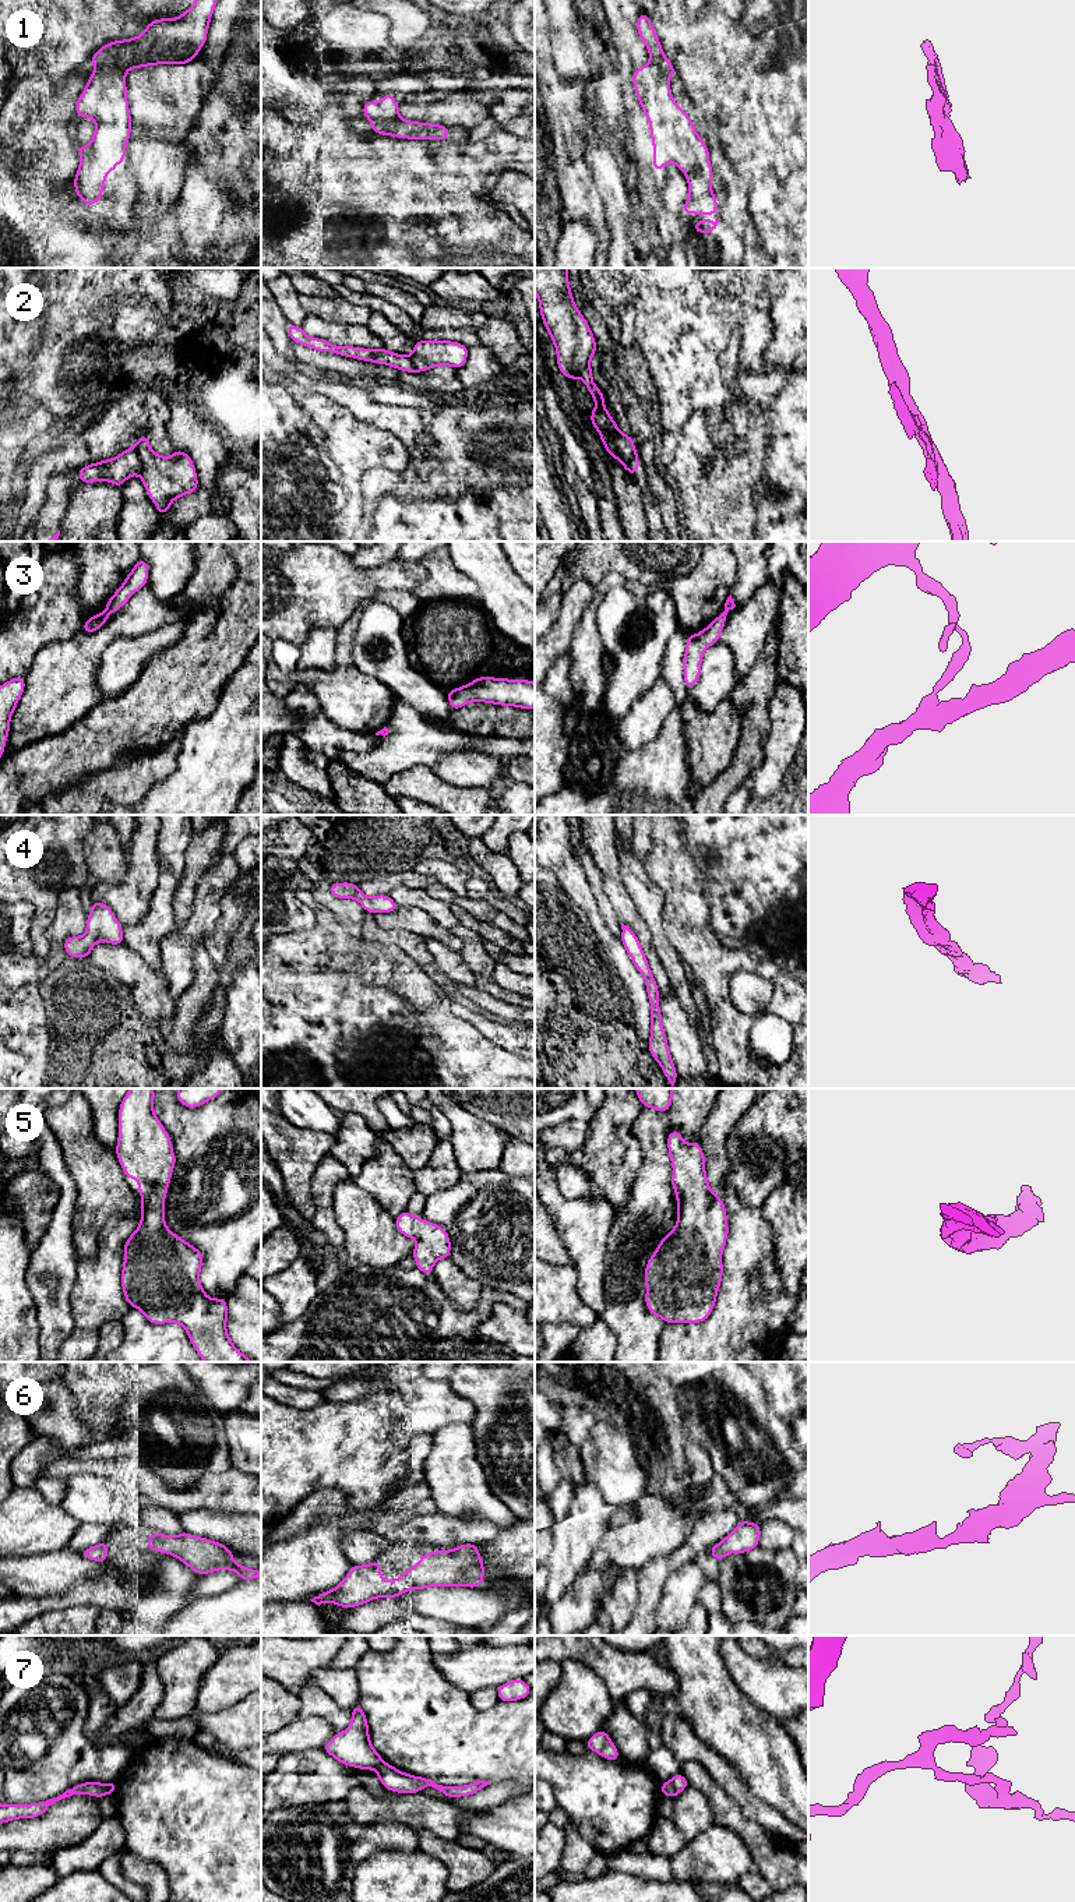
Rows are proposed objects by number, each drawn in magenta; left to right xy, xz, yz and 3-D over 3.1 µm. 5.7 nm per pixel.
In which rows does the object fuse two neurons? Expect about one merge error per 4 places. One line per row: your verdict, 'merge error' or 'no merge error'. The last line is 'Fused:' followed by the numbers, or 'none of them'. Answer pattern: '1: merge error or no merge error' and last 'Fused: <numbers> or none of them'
1: merge error
2: merge error
3: merge error
4: no merge error
5: no merge error
6: no merge error
7: merge error
Fused: 1, 2, 3, 7

